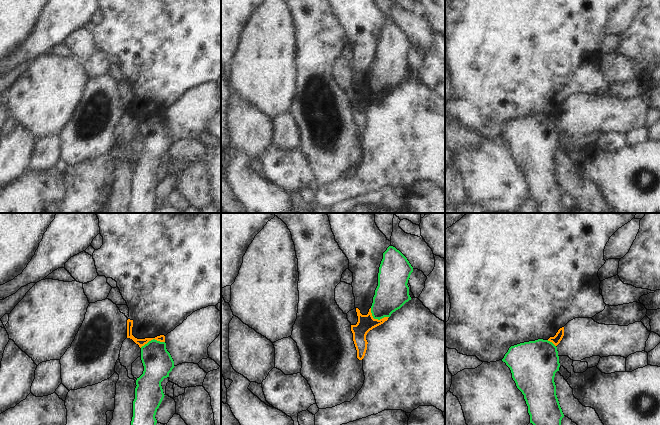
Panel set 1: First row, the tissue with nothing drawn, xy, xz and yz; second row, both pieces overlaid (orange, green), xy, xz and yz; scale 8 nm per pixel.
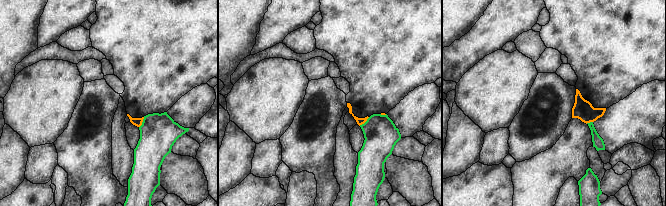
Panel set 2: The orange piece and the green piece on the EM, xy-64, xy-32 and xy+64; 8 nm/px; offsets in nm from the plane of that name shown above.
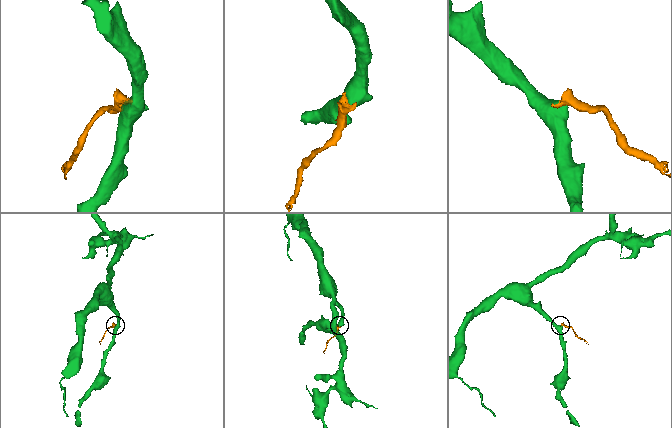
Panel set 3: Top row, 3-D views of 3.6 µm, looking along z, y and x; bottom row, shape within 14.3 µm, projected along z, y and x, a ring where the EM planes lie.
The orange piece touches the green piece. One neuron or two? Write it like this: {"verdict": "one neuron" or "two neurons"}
{"verdict": "two neurons"}

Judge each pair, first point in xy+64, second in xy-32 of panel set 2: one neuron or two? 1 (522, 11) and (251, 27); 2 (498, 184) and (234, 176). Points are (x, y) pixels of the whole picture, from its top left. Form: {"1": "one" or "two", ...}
{"1": "two", "2": "two"}

